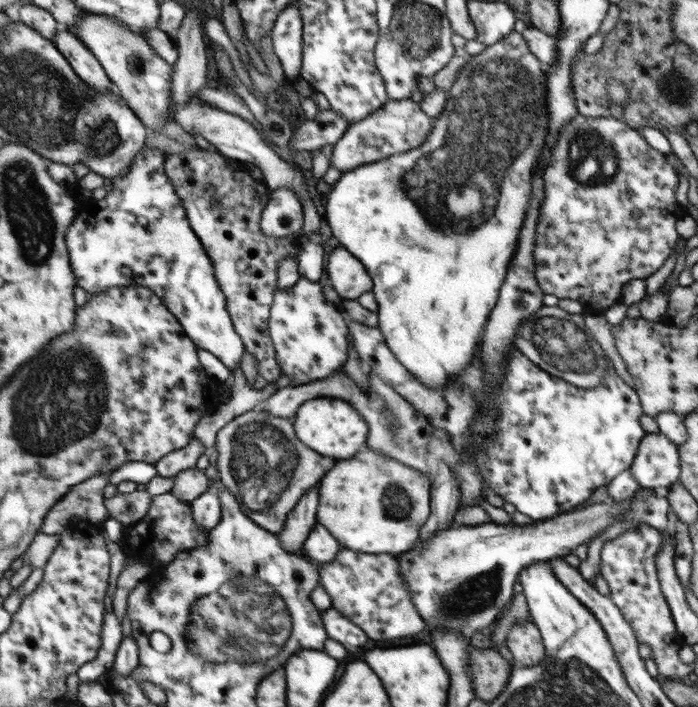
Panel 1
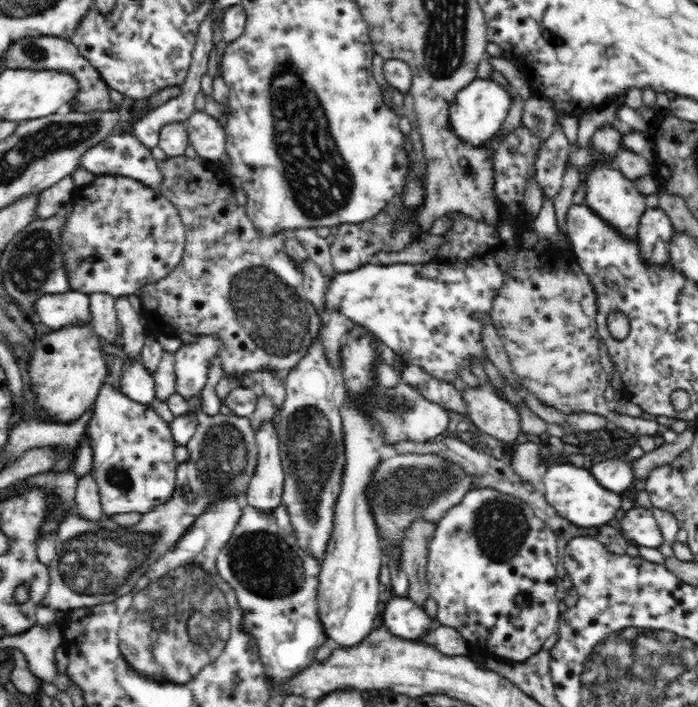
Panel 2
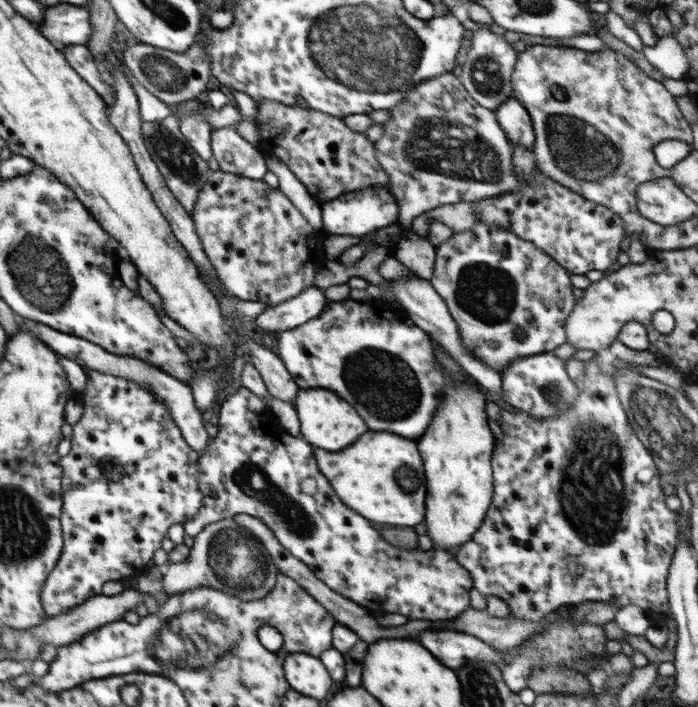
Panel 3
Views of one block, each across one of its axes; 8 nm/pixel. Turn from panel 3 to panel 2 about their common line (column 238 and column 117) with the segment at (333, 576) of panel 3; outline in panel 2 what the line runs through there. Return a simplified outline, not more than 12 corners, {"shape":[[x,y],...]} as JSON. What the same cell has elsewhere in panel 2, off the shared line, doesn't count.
{"shape":[[103,383],[87,436],[104,514],[175,491],[175,440]]}

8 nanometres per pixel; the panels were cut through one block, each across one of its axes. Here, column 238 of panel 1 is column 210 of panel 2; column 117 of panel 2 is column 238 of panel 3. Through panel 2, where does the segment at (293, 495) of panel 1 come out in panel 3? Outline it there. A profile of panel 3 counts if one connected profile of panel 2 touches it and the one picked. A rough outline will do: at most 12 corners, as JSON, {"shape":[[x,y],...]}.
{"shape":[[233,517],[206,525],[163,569],[167,596],[210,586],[264,598],[279,568]]}

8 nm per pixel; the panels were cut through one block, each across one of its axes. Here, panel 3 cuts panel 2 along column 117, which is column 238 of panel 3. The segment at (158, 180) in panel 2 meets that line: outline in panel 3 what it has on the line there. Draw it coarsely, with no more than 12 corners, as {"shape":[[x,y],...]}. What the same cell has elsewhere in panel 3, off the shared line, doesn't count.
{"shape":[[235,126],[211,131],[219,169],[254,180],[268,171],[265,153]]}

